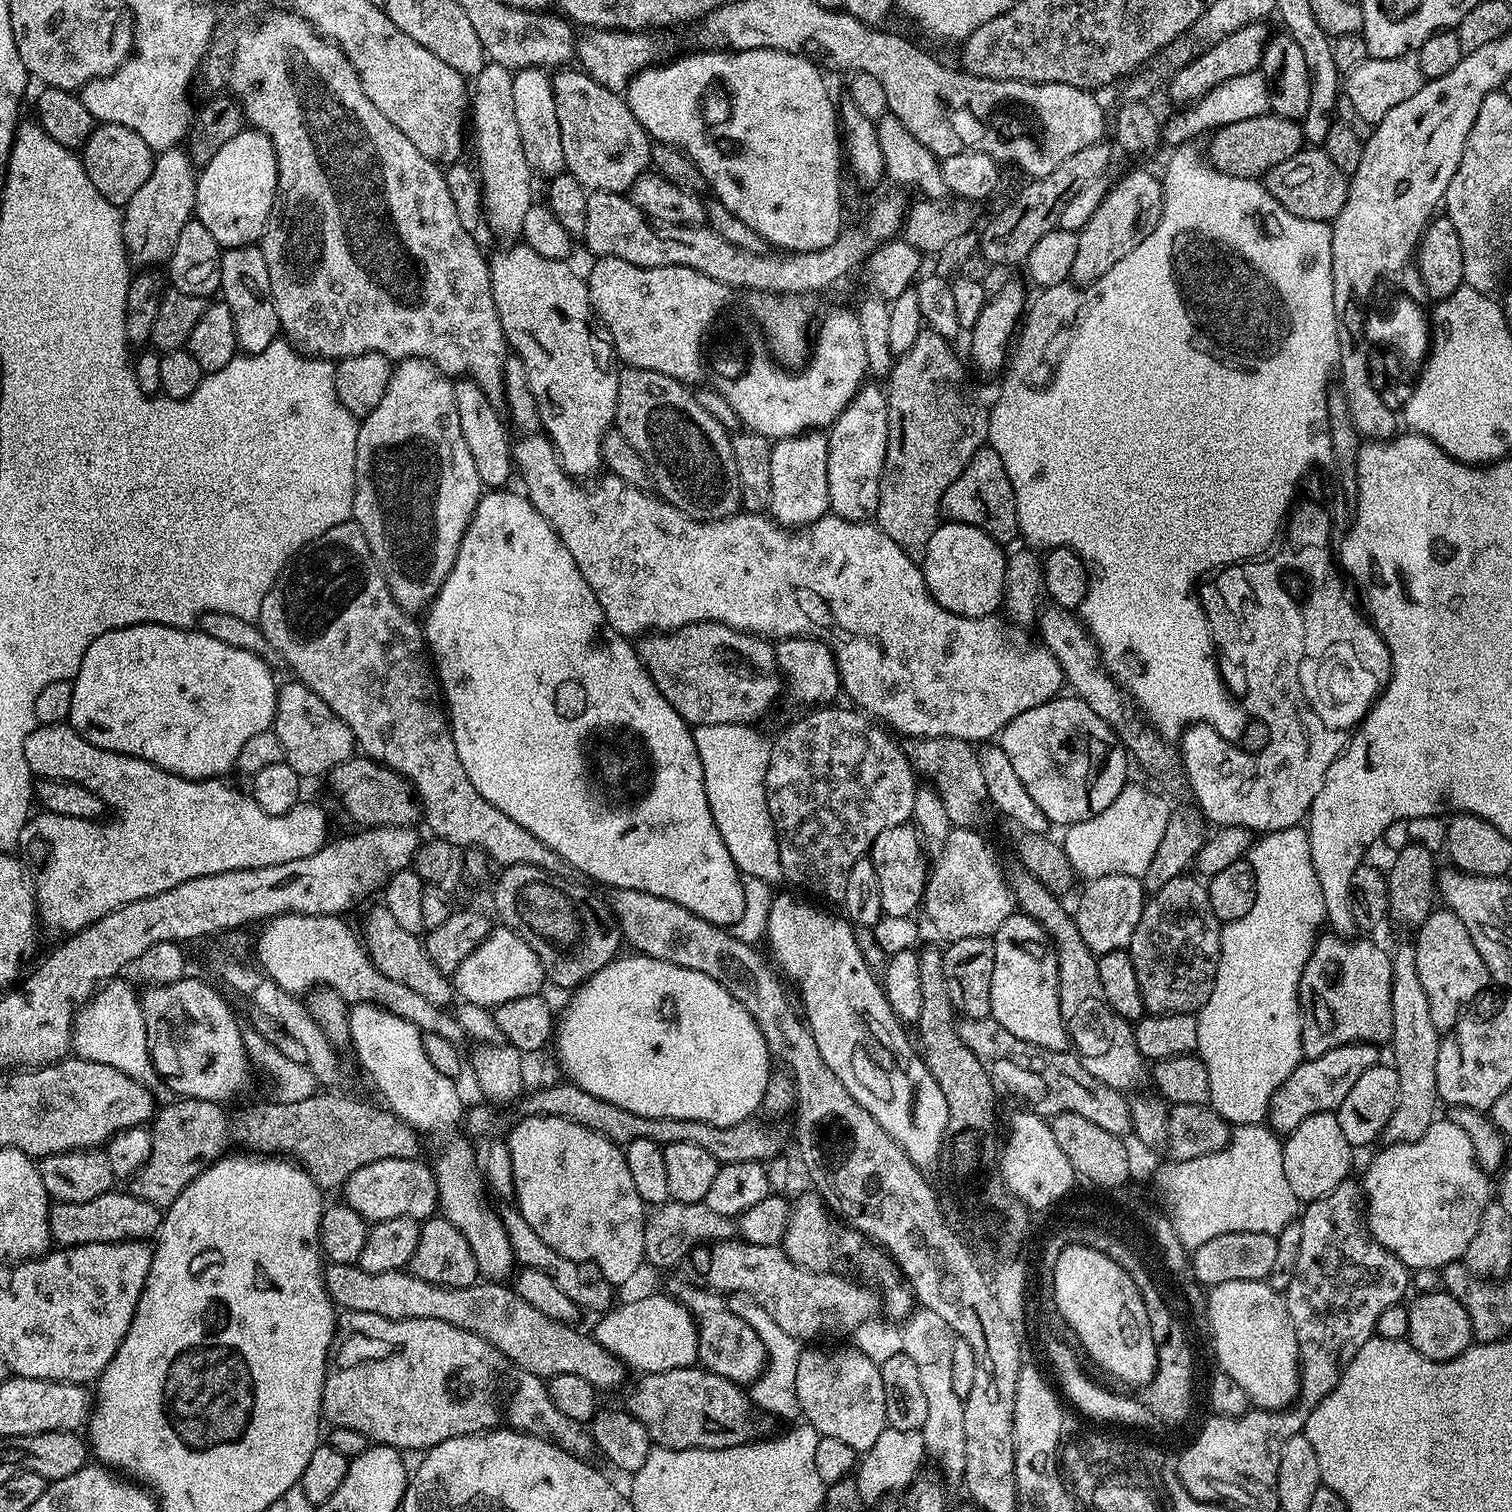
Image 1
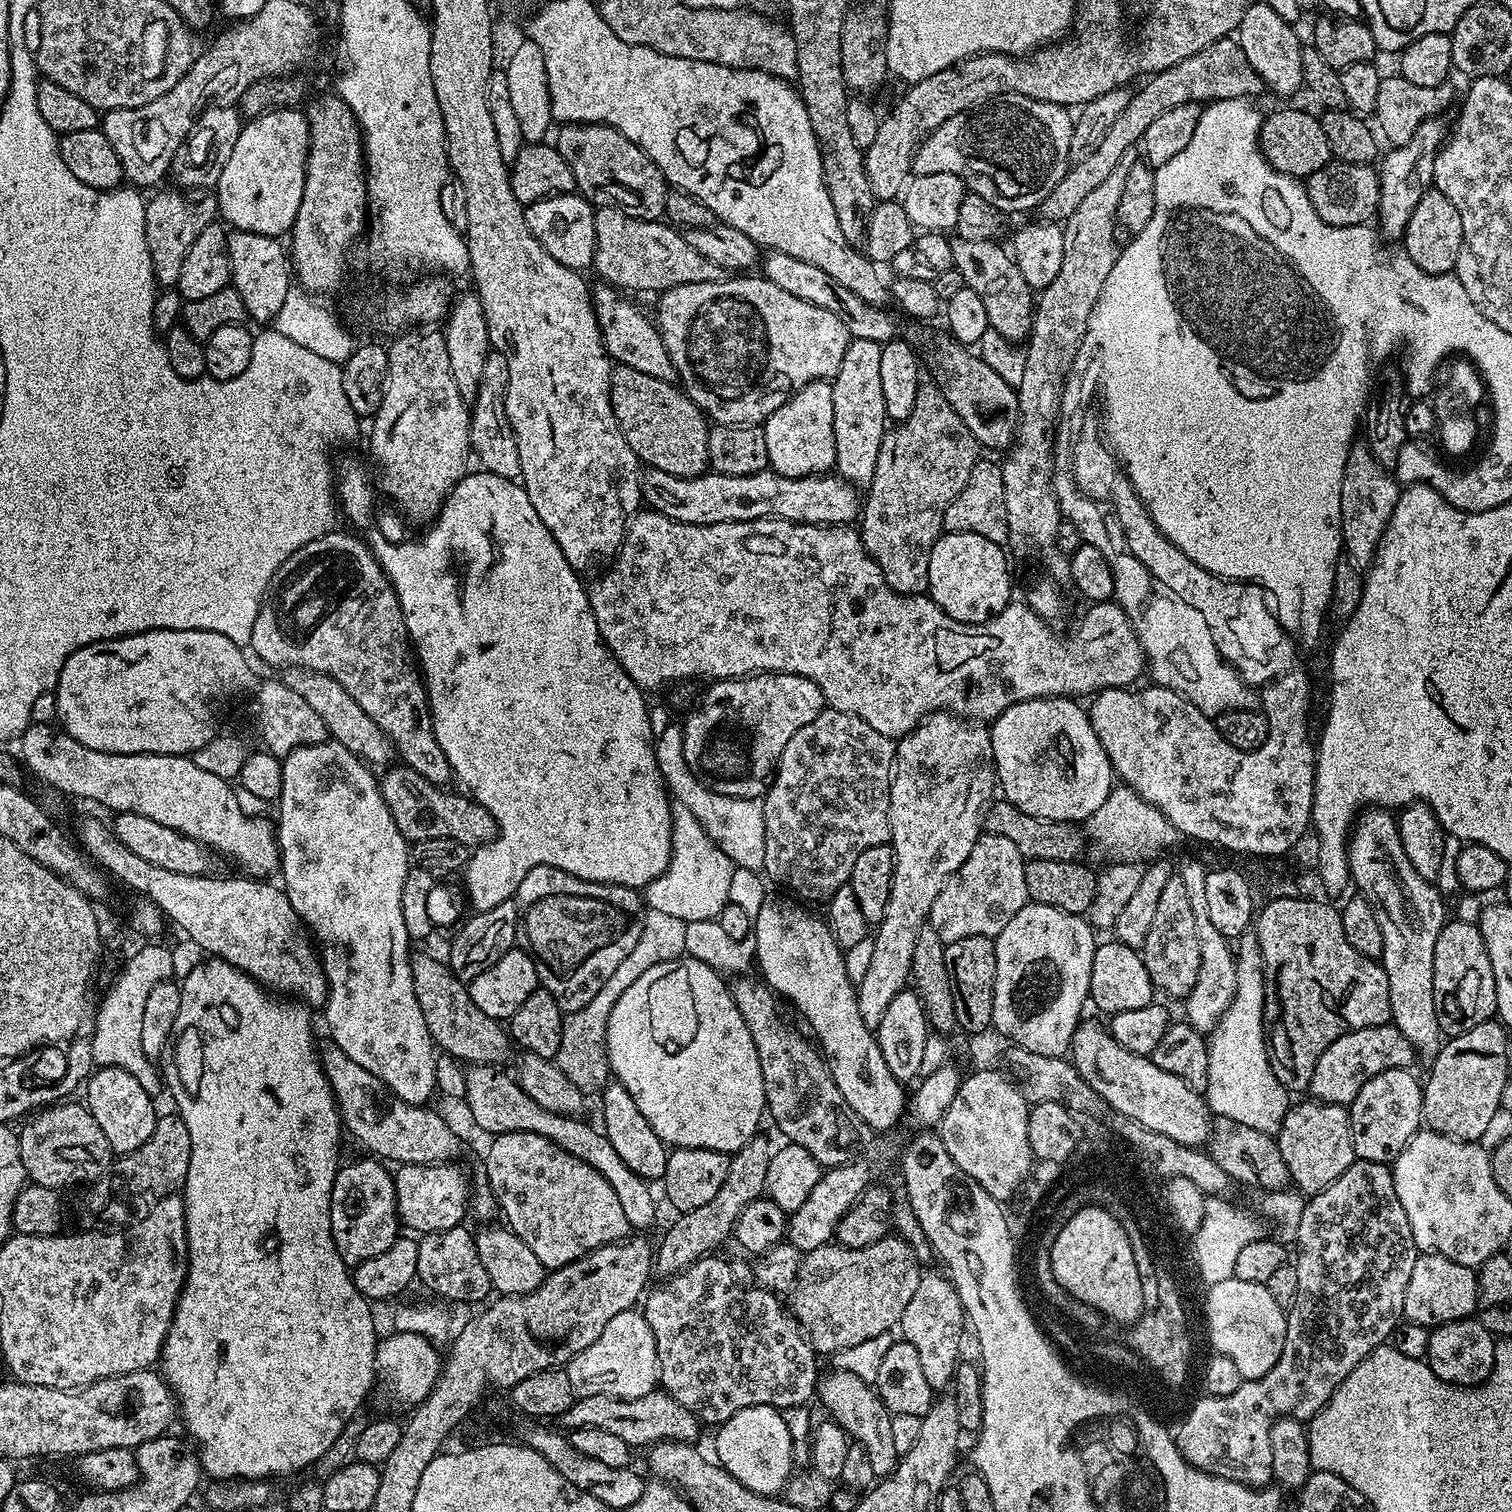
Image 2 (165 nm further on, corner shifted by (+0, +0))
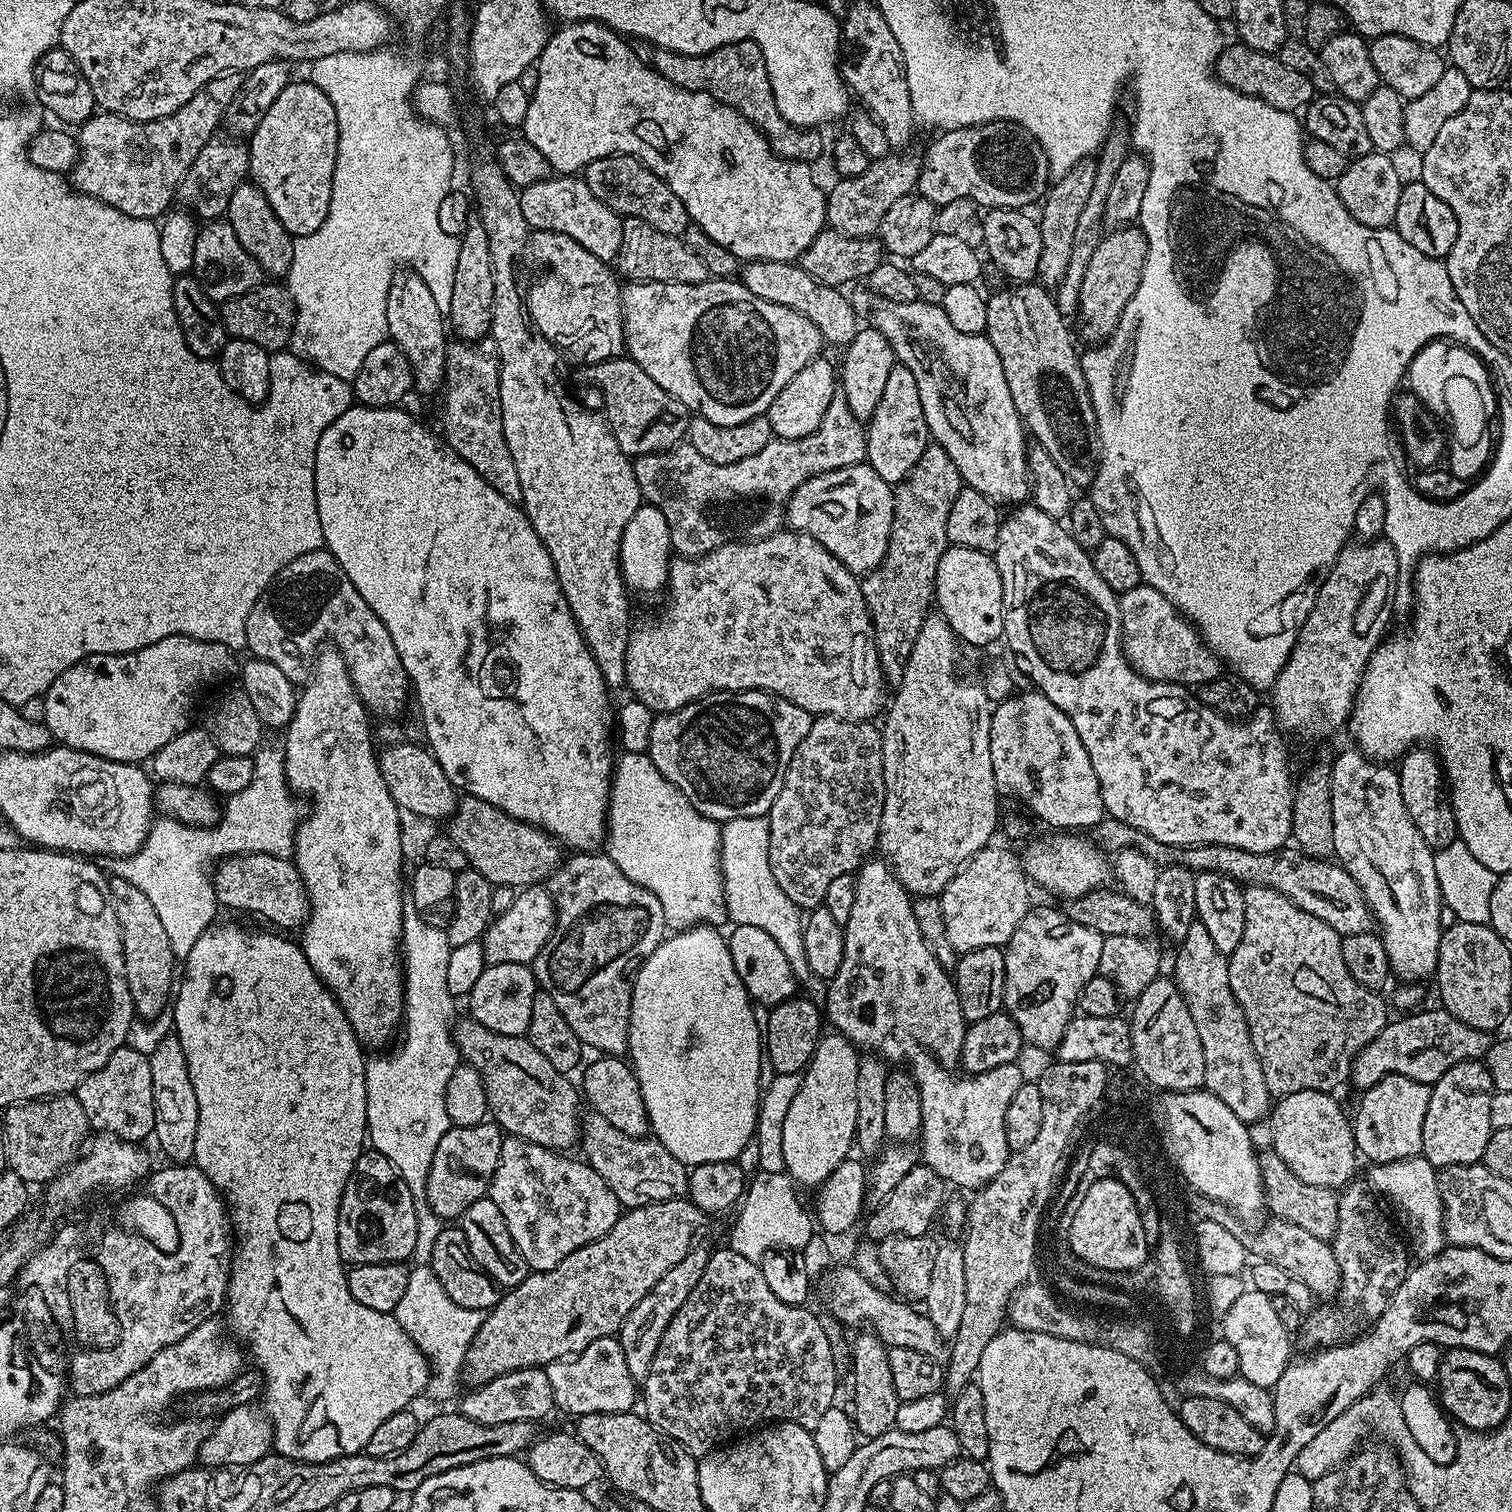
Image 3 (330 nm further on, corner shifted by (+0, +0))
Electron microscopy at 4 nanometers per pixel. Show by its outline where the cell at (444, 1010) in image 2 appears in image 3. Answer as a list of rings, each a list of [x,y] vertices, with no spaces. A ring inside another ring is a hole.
[[[465,1018],[455,1021],[452,1040],[456,1043],[463,1063],[474,1066],[474,1070],[480,1075],[480,1081],[486,1086],[486,1102],[491,1119],[499,1124],[508,1136],[517,1136],[520,1140],[553,1150],[568,1150],[571,1144],[575,1145],[579,1141],[582,1116],[576,1111],[579,1110],[580,1104],[582,1108],[581,1093],[577,1085],[575,1088],[568,1081],[571,1079],[565,1073],[554,1070],[554,1066],[550,1066],[550,1061],[540,1051],[534,1050],[527,1035],[494,1034],[494,1030],[486,1030],[486,1026],[482,1026],[477,1020]]]

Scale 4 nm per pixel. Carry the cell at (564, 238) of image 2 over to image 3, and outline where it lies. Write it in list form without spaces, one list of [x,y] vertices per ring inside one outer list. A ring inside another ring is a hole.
[[[556,174],[542,182],[534,182],[534,186],[519,189],[519,194],[522,218],[526,218],[529,229],[566,234],[566,238],[574,238],[578,246],[586,246],[594,258],[615,261],[622,244],[624,221],[610,206],[594,198],[590,186],[586,186],[579,175]]]

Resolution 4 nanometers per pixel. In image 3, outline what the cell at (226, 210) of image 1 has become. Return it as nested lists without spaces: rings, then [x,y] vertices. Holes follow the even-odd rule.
[[[289,82],[282,94],[274,98],[274,106],[266,110],[266,118],[258,122],[247,145],[248,176],[251,183],[262,192],[266,202],[270,202],[270,210],[278,214],[278,222],[286,226],[293,238],[314,234],[314,230],[326,222],[326,214],[330,210],[332,179],[338,154],[338,118],[334,114],[334,106],[330,106],[330,98],[326,98],[326,94],[322,94],[322,90],[318,90],[318,86],[311,82]]]

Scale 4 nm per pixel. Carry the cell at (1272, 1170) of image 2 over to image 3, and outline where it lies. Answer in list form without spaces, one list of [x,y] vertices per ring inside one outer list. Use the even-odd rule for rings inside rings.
[[[1271,1150],[1260,1156],[1260,1173],[1264,1183],[1264,1199],[1266,1208],[1275,1219],[1294,1222],[1294,1226],[1302,1226],[1302,1230],[1310,1230],[1314,1238],[1331,1241],[1338,1226],[1338,1196],[1333,1189],[1326,1186],[1310,1186],[1310,1182],[1302,1182],[1282,1158]]]

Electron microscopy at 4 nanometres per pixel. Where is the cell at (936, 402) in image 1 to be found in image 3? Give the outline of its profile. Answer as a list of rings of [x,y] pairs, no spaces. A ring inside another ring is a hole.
[[[929,443],[922,458],[918,458],[914,470],[910,470],[910,474],[901,484],[895,485],[894,522],[890,530],[886,558],[882,558],[878,567],[860,580],[860,589],[872,619],[872,632],[876,636],[880,670],[889,685],[899,685],[906,662],[914,650],[914,642],[918,642],[918,630],[922,630],[922,622],[930,615],[933,607],[938,562],[950,547],[946,538],[946,518],[950,518],[950,506],[954,506],[954,498],[958,498],[961,487],[958,466],[950,462],[950,454],[946,454],[946,450],[942,450],[939,444]]]

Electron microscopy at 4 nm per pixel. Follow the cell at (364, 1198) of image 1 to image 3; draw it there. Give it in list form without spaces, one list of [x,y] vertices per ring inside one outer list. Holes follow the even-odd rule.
[[[495,1122],[461,1128],[452,1126],[446,1134],[442,1134],[442,1142],[438,1142],[438,1150],[434,1150],[434,1162],[430,1162],[424,1195],[430,1210],[441,1221],[455,1221],[466,1210],[466,1206],[471,1206],[488,1195],[505,1138],[500,1125]]]

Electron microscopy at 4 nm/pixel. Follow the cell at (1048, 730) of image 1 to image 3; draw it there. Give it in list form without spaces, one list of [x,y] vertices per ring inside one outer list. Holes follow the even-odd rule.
[[[1038,690],[1031,691],[1024,692],[1021,696],[1013,694],[992,709],[990,758],[999,795],[1021,800],[1025,804],[1021,805],[1037,821],[1045,820],[1052,830],[1095,829],[1105,819],[1106,813],[1098,778],[1094,778],[1094,766],[1090,766],[1090,754],[1086,754],[1086,746],[1082,746],[1082,738],[1078,738],[1074,722],[1070,722],[1070,718],[1066,718],[1066,714],[1058,710],[1058,706],[1050,702],[1050,698],[1046,698]]]

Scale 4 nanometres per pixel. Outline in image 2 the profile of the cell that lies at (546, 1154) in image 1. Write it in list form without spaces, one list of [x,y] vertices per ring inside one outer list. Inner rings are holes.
[[[501,1132],[495,1137],[496,1140],[488,1148],[488,1157],[482,1164],[482,1171],[488,1176],[488,1184],[492,1187],[492,1192],[496,1196],[496,1202],[502,1216],[505,1216],[507,1227],[512,1229],[513,1234],[518,1238],[522,1238],[522,1242],[526,1242],[526,1246],[530,1246],[530,1250],[534,1250],[534,1254],[538,1258],[538,1262],[544,1264],[545,1269],[555,1270],[566,1266],[570,1262],[582,1259],[583,1256],[600,1248],[603,1244],[614,1244],[623,1241],[629,1235],[630,1229],[626,1222],[626,1213],[622,1210],[622,1205],[618,1203],[618,1194],[614,1194],[614,1186],[610,1186],[610,1182],[606,1182],[606,1178],[602,1178],[602,1174],[598,1174],[598,1170],[594,1170],[590,1166],[586,1166],[586,1162],[582,1162],[578,1158],[574,1158],[566,1150],[562,1150],[554,1142],[550,1142],[546,1137],[538,1134],[530,1134],[529,1132]]]

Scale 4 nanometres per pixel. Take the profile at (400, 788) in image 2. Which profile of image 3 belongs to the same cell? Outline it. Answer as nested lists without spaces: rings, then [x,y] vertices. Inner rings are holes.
[[[465,795],[448,817],[446,827],[446,835],[457,844],[462,854],[466,854],[470,867],[482,874],[482,878],[489,880],[493,886],[500,885],[519,890],[527,888],[529,884],[544,884],[562,863],[561,845],[547,832],[506,814],[498,806],[490,806],[490,802],[477,796]]]

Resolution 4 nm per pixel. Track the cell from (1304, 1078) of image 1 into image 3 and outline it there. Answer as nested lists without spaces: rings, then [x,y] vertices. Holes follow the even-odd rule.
[[[1435,1006],[1429,1012],[1413,1011],[1401,1020],[1393,1019],[1371,1040],[1352,1061],[1350,1084],[1363,1090],[1382,1082],[1387,1076],[1414,1078],[1429,1086],[1436,1084],[1450,1066],[1458,1066],[1464,1060],[1480,1060],[1488,1055],[1494,1042],[1493,1033],[1474,1030],[1466,1022],[1458,1022],[1454,1014]]]

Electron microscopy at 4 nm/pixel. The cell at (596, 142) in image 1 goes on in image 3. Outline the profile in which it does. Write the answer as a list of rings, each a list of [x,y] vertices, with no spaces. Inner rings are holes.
[[[607,156],[598,158],[594,162],[587,164],[582,170],[582,179],[586,186],[594,193],[594,198],[610,210],[614,210],[621,218],[642,218],[646,226],[654,226],[654,230],[662,230],[662,234],[683,237],[685,230],[690,223],[686,206],[682,206],[682,201],[678,199],[678,194],[658,178],[640,160],[635,160],[632,156]]]

